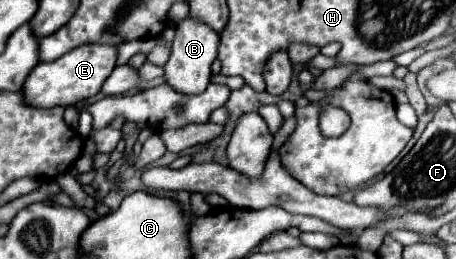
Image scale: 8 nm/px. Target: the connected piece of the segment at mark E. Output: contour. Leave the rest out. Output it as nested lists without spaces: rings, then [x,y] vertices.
[[[110,44],[78,46],[54,62],[42,62],[36,66],[24,82],[24,100],[30,106],[40,106],[40,108],[72,106],[80,100],[86,100],[100,92],[102,84],[116,68],[116,60],[118,60],[118,46]]]

